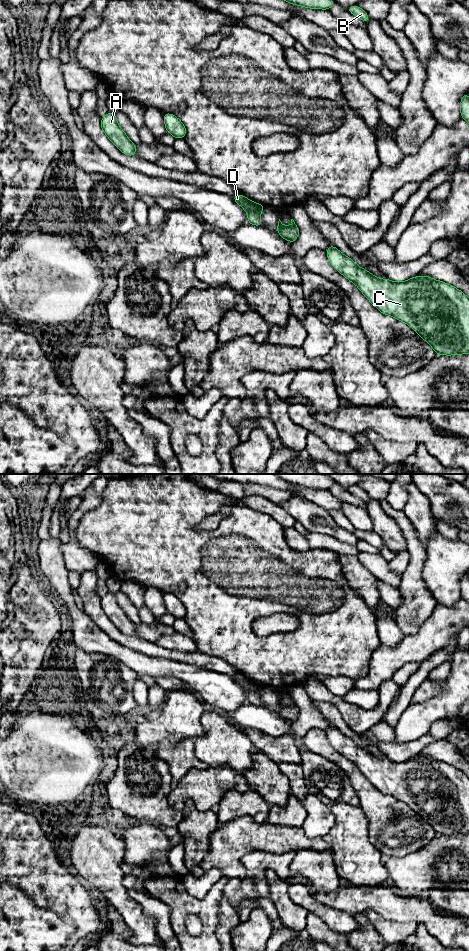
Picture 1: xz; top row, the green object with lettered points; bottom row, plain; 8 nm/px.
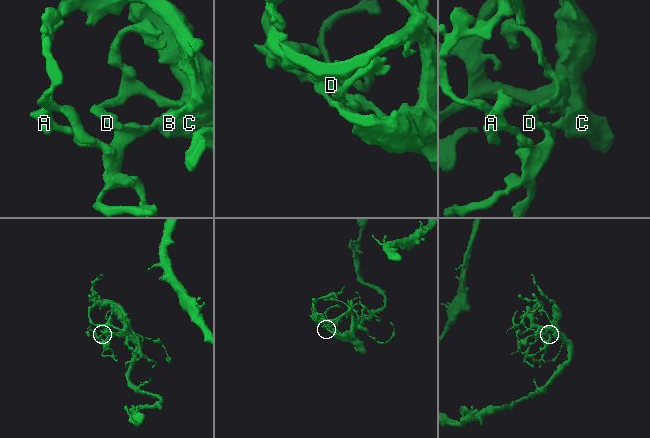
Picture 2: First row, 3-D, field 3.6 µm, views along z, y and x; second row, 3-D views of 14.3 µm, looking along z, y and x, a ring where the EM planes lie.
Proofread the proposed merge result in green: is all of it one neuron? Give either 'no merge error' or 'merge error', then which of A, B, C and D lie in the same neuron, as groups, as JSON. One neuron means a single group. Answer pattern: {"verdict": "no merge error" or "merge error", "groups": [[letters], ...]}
{"verdict": "merge error", "groups": [["A", "B", "C"], ["D"]]}

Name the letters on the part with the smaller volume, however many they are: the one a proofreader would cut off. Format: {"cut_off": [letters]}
{"cut_off": ["D"]}

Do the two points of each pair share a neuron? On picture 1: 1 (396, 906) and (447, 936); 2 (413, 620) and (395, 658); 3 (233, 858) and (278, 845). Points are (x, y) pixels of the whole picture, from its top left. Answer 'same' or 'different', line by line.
1: same
2: different
3: same

